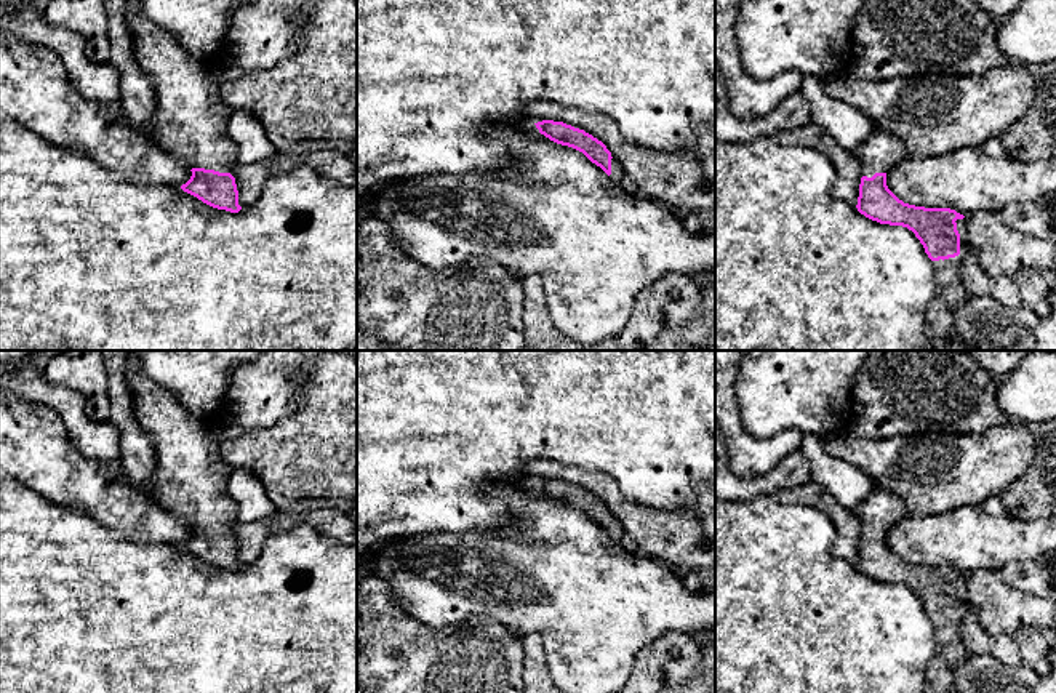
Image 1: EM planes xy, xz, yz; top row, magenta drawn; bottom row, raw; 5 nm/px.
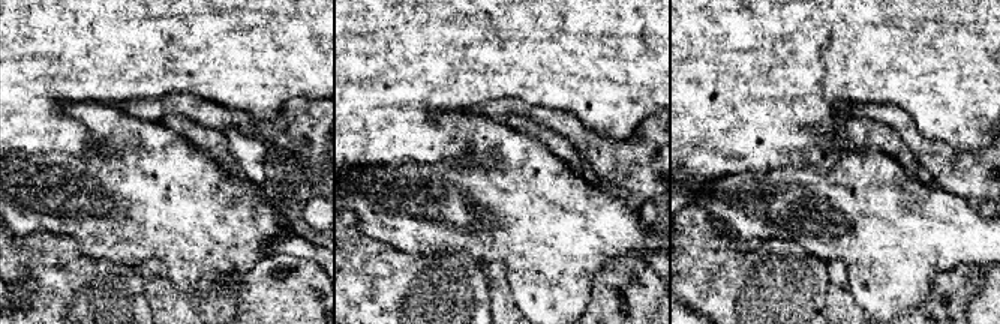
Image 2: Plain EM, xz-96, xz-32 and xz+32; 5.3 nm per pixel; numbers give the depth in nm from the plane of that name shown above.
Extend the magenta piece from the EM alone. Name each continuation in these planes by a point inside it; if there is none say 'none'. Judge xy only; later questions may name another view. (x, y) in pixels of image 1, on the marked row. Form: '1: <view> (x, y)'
1: xy (192, 120)

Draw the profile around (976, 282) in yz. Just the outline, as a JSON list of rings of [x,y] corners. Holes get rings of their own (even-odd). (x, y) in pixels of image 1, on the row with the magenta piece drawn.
[[[968,248],[966,251],[960,270],[960,280],[968,296],[990,294],[1010,309],[1022,306],[1021,294],[1013,277],[992,277],[987,272],[984,272],[978,262],[978,251],[973,248]]]

